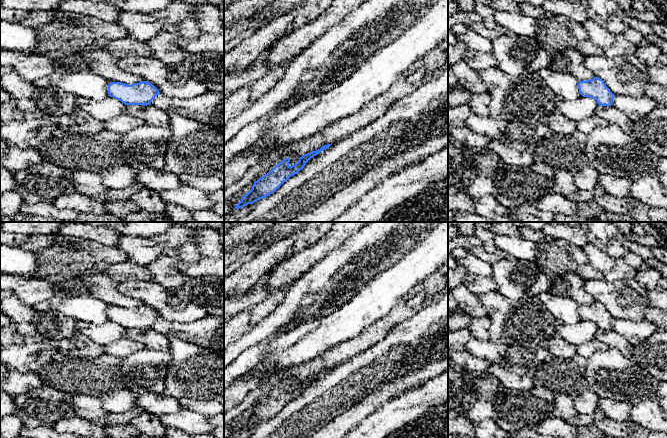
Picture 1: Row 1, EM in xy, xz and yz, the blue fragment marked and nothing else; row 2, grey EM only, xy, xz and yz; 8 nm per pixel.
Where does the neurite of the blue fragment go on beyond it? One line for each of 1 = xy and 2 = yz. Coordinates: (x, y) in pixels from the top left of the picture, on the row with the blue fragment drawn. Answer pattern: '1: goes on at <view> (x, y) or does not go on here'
1: does not go on here
2: does not go on here

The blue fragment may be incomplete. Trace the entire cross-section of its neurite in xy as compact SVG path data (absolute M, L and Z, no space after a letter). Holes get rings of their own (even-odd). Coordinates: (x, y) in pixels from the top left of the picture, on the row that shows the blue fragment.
M147 81L127 85L121 82L111 82L108 94L125 105L150 105L152 100L160 94L159 90Z

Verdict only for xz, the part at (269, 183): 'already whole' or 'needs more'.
already whole

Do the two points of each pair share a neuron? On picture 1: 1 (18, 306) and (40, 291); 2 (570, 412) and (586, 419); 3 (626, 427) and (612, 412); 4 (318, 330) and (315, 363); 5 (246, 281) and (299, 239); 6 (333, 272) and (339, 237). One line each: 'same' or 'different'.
1: different
2: same
3: different
4: different
5: same
6: different

